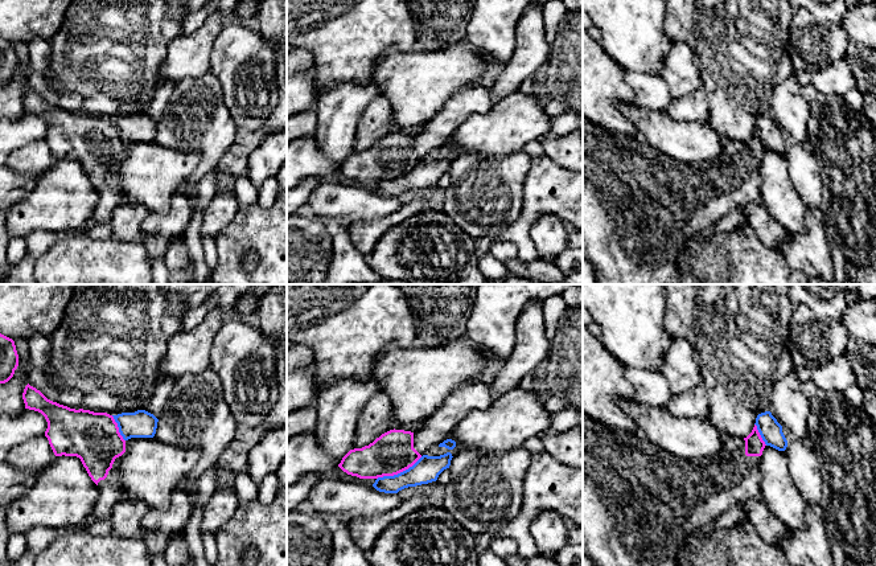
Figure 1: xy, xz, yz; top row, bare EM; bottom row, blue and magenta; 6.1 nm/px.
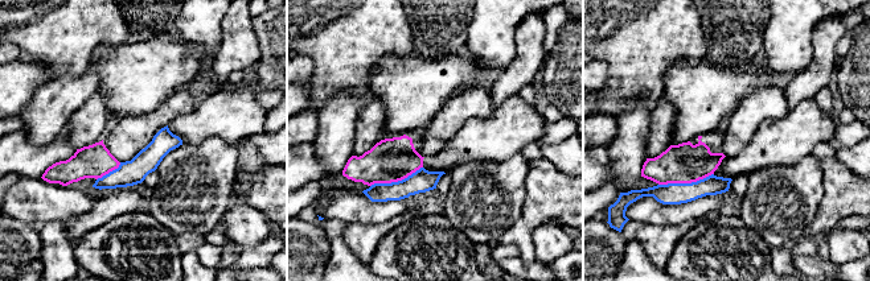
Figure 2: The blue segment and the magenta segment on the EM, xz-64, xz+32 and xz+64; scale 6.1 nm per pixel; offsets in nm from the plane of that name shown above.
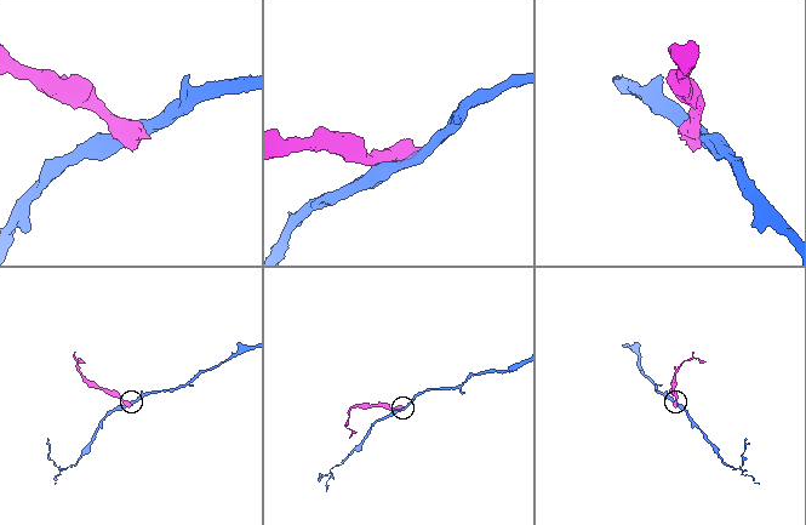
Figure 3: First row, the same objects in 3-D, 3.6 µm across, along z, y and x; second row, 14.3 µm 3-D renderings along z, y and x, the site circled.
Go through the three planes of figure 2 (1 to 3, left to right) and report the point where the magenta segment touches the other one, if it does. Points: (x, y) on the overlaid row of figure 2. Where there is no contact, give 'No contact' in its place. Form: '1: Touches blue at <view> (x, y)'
1: Touches blue at xz-64 (110, 172)
2: Touches blue at xz+32 (395, 182)
3: Touches blue at xz+64 (685, 184)

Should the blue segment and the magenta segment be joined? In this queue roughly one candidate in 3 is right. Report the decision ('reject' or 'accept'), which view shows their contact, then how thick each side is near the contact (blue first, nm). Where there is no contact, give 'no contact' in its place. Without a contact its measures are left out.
reject | xz | 160/260 nm

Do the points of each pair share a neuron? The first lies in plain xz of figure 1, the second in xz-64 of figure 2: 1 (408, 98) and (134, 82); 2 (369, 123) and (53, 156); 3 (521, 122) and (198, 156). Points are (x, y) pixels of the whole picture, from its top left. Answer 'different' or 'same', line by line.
1: same
2: different
3: different

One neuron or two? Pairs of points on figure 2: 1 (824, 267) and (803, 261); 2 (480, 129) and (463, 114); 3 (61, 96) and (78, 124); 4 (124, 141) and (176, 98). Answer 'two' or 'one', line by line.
1: one
2: two
3: two
4: one

